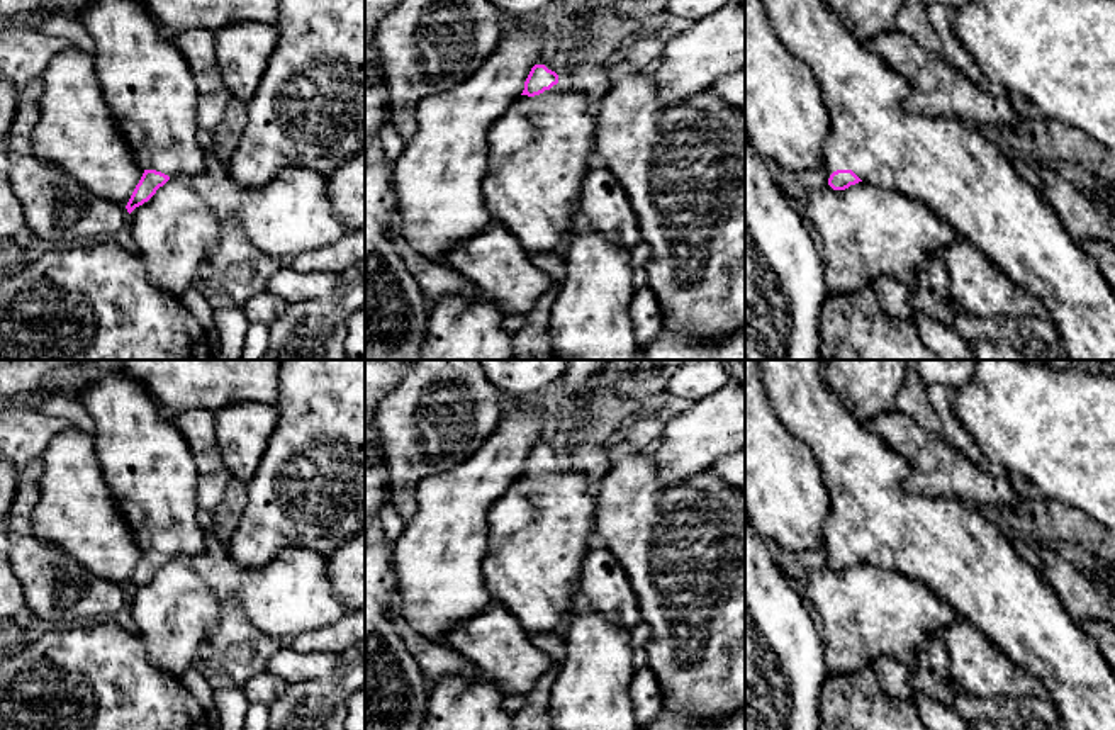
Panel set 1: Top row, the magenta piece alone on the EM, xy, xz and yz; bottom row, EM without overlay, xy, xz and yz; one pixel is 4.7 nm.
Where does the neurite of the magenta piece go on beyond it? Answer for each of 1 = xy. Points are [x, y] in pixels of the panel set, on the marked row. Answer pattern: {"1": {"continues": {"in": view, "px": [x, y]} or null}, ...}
{"1": {"continues": {"in": "xy", "px": [146, 82]}}}

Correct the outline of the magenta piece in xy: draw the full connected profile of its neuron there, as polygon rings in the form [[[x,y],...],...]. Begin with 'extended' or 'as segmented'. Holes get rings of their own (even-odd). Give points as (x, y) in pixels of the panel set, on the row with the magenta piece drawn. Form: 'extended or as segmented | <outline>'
extended | [[[98,0],[80,14],[78,20],[95,42],[95,66],[104,98],[144,170],[126,205],[131,214],[171,177],[182,178],[205,170],[207,143],[197,124],[193,75],[180,49],[158,32],[148,10],[136,0]]]

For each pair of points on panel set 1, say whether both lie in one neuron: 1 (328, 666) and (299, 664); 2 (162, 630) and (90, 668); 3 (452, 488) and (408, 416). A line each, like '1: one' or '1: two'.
1: one
2: two
3: two

